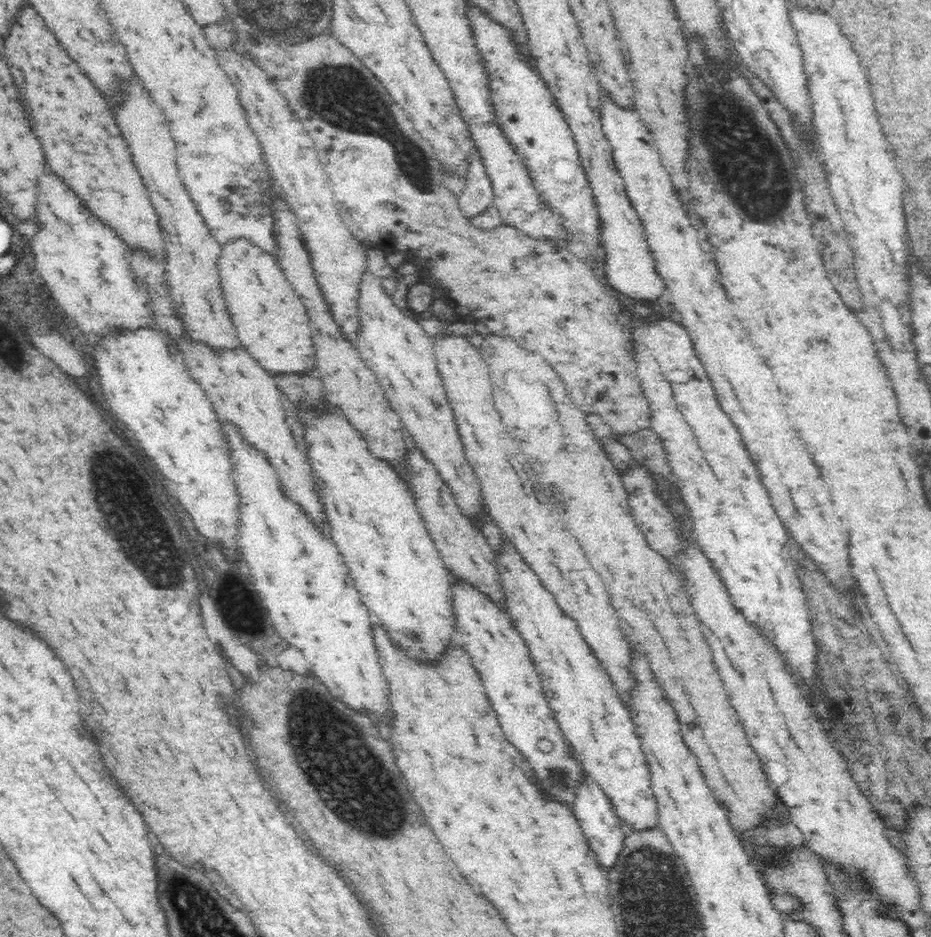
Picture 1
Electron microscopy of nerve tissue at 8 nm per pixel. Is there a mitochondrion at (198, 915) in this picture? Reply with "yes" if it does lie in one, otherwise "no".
yes

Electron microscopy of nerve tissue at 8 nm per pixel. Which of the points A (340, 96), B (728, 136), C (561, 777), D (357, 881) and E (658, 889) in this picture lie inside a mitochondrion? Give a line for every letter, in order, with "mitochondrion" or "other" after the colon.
A: mitochondrion
B: mitochondrion
C: mitochondrion
D: other
E: mitochondrion

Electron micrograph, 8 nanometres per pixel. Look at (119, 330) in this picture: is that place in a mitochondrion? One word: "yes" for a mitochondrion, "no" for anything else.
no

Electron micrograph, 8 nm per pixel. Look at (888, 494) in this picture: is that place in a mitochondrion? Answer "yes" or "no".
no

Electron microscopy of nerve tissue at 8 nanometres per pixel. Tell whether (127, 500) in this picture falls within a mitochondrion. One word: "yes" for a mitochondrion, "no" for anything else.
yes

